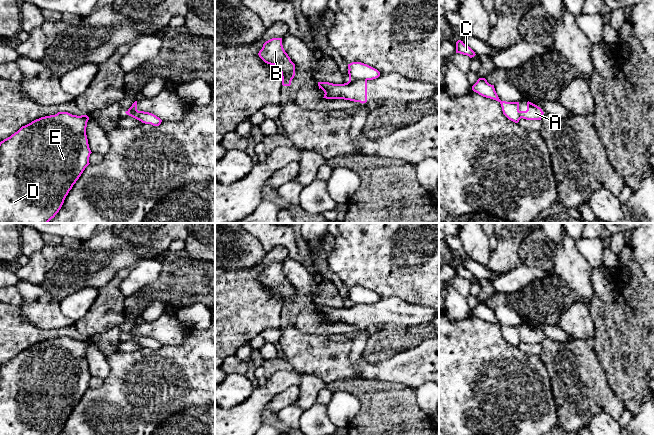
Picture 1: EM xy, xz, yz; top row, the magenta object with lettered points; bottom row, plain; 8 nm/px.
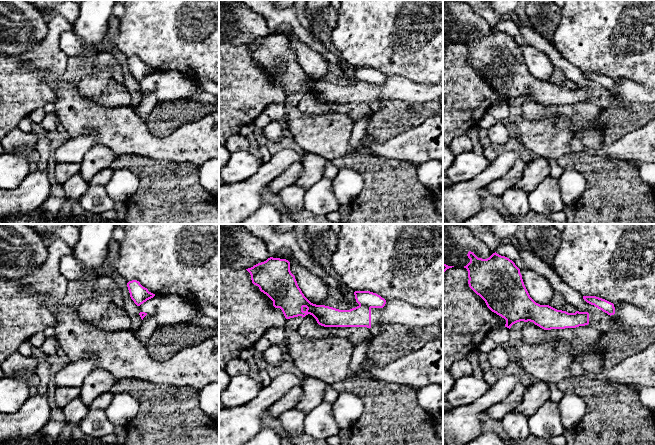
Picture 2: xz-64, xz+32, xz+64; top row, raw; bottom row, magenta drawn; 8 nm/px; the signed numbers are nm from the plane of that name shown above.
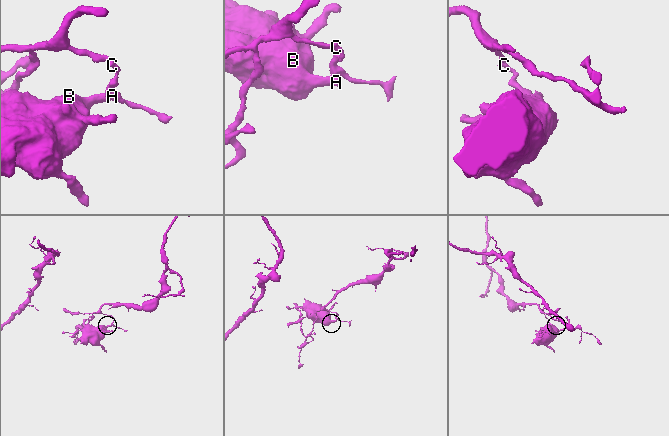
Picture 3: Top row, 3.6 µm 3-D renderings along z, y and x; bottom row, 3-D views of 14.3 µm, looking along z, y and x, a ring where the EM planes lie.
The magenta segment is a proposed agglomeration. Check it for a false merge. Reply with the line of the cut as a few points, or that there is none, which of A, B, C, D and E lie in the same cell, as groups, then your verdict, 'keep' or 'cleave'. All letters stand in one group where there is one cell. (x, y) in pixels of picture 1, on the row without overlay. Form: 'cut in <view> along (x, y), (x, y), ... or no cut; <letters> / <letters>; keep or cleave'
cut in xz along (349, 303), (364, 303), (366, 305); A B D E / C; cleave

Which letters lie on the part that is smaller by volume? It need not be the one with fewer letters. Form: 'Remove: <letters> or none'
Remove: A, B, D, E

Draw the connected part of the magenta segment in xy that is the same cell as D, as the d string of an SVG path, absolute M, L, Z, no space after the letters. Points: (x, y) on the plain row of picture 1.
M58 336L22 350L0 366L0 435L59 435L66 420L90 388L92 377L86 359L89 341Z

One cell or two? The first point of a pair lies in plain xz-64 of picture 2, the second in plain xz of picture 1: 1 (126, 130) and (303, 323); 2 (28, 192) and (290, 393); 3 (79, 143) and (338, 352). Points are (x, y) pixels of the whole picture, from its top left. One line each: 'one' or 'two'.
1: two
2: two
3: two

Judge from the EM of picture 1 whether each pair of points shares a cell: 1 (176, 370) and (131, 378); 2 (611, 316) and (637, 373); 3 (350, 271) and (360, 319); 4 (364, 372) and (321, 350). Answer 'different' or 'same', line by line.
1: same
2: same
3: different
4: same

